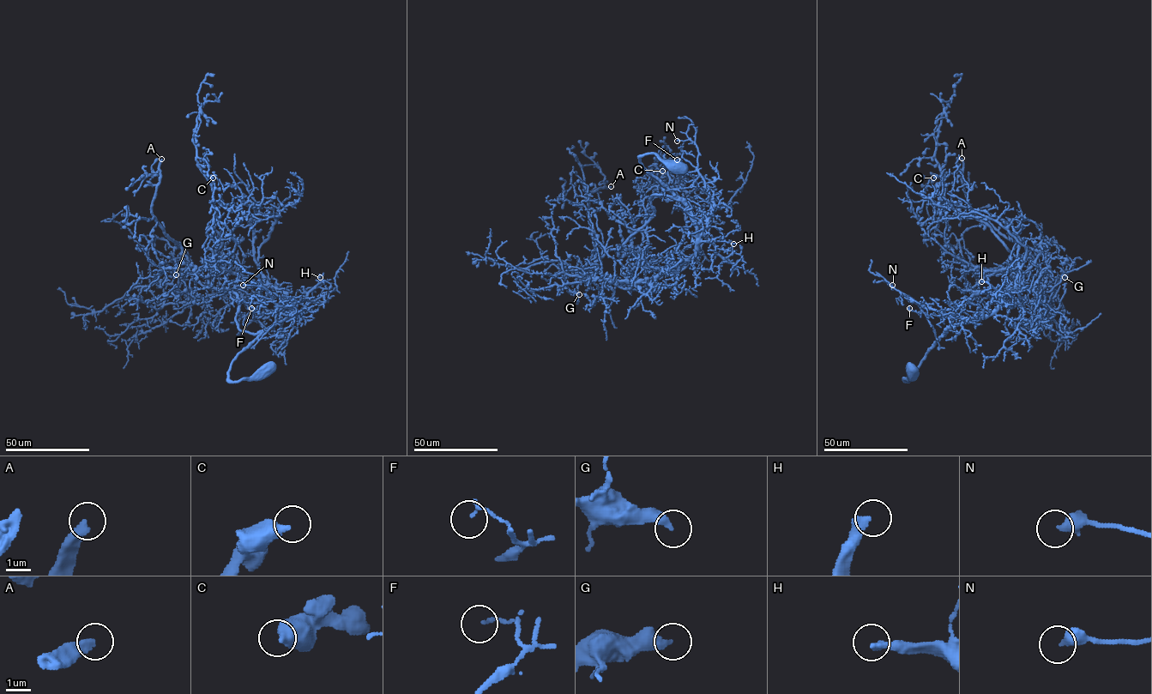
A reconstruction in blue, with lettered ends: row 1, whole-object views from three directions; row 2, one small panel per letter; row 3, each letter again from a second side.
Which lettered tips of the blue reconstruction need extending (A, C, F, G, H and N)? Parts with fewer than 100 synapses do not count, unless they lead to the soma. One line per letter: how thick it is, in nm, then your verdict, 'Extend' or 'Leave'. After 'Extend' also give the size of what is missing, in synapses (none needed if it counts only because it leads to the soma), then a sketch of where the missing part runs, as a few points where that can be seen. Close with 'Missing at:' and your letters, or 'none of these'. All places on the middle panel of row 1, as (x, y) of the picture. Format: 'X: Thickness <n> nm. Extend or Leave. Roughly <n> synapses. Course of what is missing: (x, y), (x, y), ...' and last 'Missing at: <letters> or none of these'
A: Thickness 400 nm. Extend. Roughly 300 synapses. Course of what is missing: (611, 186), (617, 169), (609, 176), (613, 181), (599, 167), (586, 165), (584, 169)
C: Thickness 400 nm. Leave
F: Thickness 150 nm. Leave
G: Thickness 400 nm. Leave
H: Thickness 360 nm. Extend. Roughly 160 synapses. Course of what is missing: (733, 244), (742, 239), (749, 241), (753, 234), (755, 237), (757, 235)
N: Thickness 420 nm. Leave
Missing at: A, H

